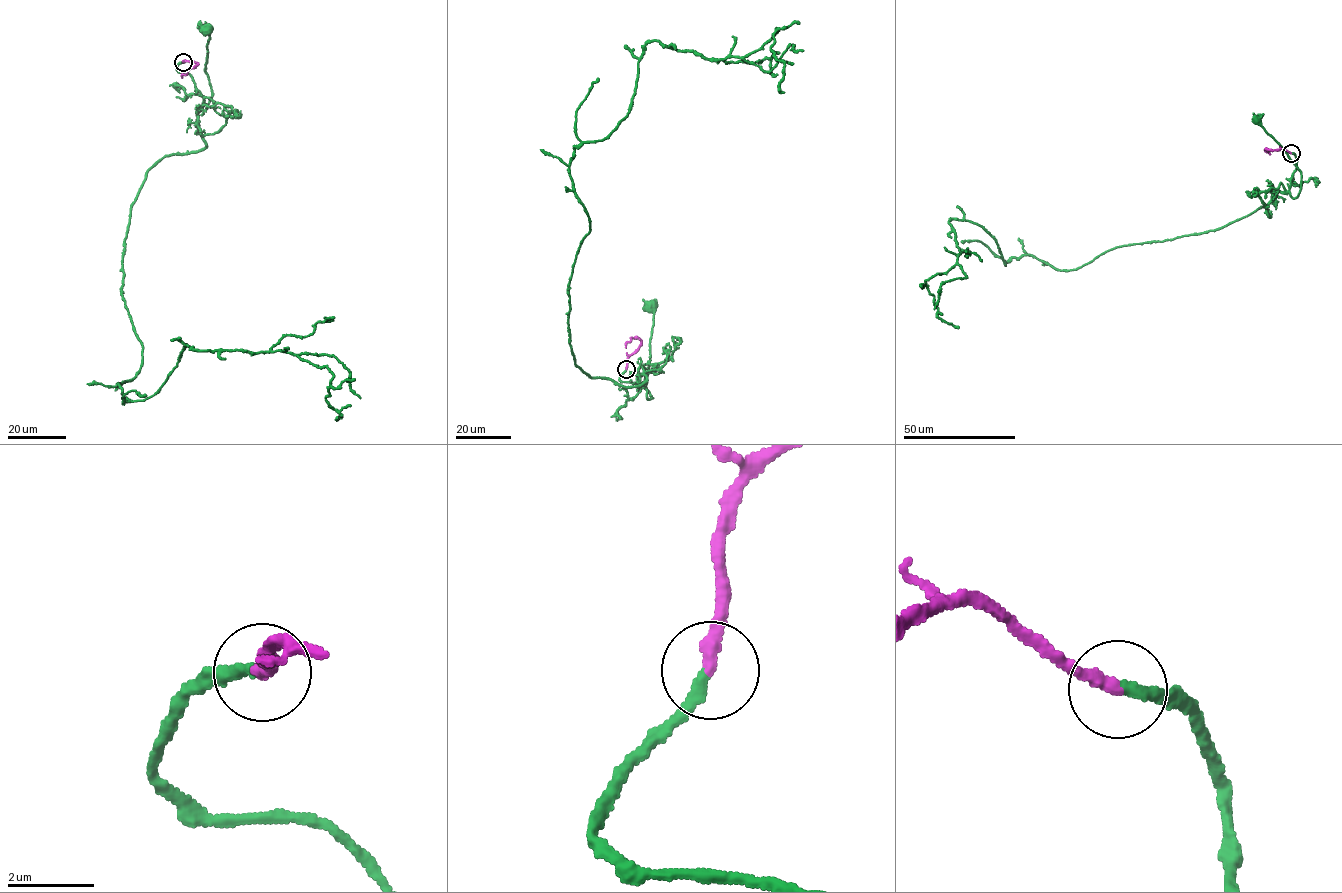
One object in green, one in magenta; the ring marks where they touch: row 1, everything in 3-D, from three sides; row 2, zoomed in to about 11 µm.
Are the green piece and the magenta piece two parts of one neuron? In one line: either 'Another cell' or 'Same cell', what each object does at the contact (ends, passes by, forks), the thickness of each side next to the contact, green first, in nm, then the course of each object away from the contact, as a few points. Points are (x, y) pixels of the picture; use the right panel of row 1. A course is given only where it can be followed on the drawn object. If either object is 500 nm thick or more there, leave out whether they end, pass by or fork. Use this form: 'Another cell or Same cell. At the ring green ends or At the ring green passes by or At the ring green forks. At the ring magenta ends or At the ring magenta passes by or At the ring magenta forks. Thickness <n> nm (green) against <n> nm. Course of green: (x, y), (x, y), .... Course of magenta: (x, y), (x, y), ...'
Same cell. At the ring green ends. At the ring magenta ends. Thickness 280 nm (green) against 280 nm. Course of green: (1290, 153), (1295, 155), (1296, 168), (1289, 191), (1294, 198), (1300, 190), (1301, 172), (1256, 120). Course of magenta: (1290, 153), (1282, 148), (1267, 148), (1265, 151), (1270, 154)

